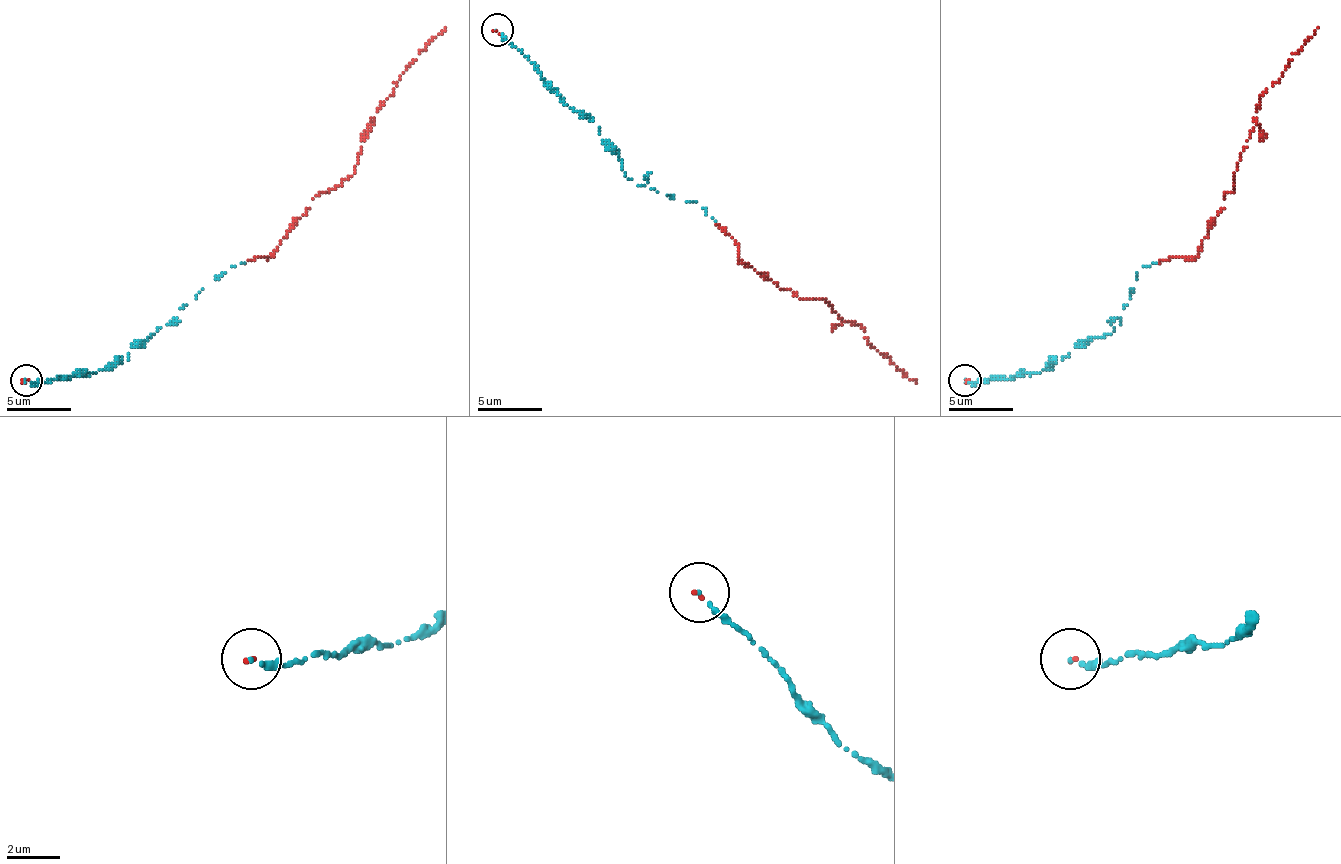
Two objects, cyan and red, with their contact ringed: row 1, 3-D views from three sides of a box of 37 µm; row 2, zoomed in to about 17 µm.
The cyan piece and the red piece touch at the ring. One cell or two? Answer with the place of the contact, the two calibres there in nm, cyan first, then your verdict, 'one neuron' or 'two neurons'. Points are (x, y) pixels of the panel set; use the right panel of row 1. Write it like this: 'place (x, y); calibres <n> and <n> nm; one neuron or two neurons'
place (965, 380); calibres 140 and 110 nm; one neuron

